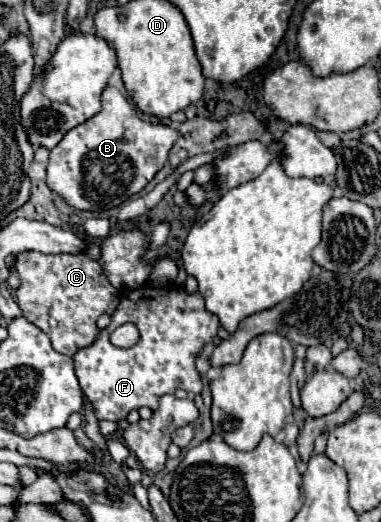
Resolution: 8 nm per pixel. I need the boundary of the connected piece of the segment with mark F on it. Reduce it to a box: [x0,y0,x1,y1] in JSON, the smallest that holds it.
[74,286,220,422]

